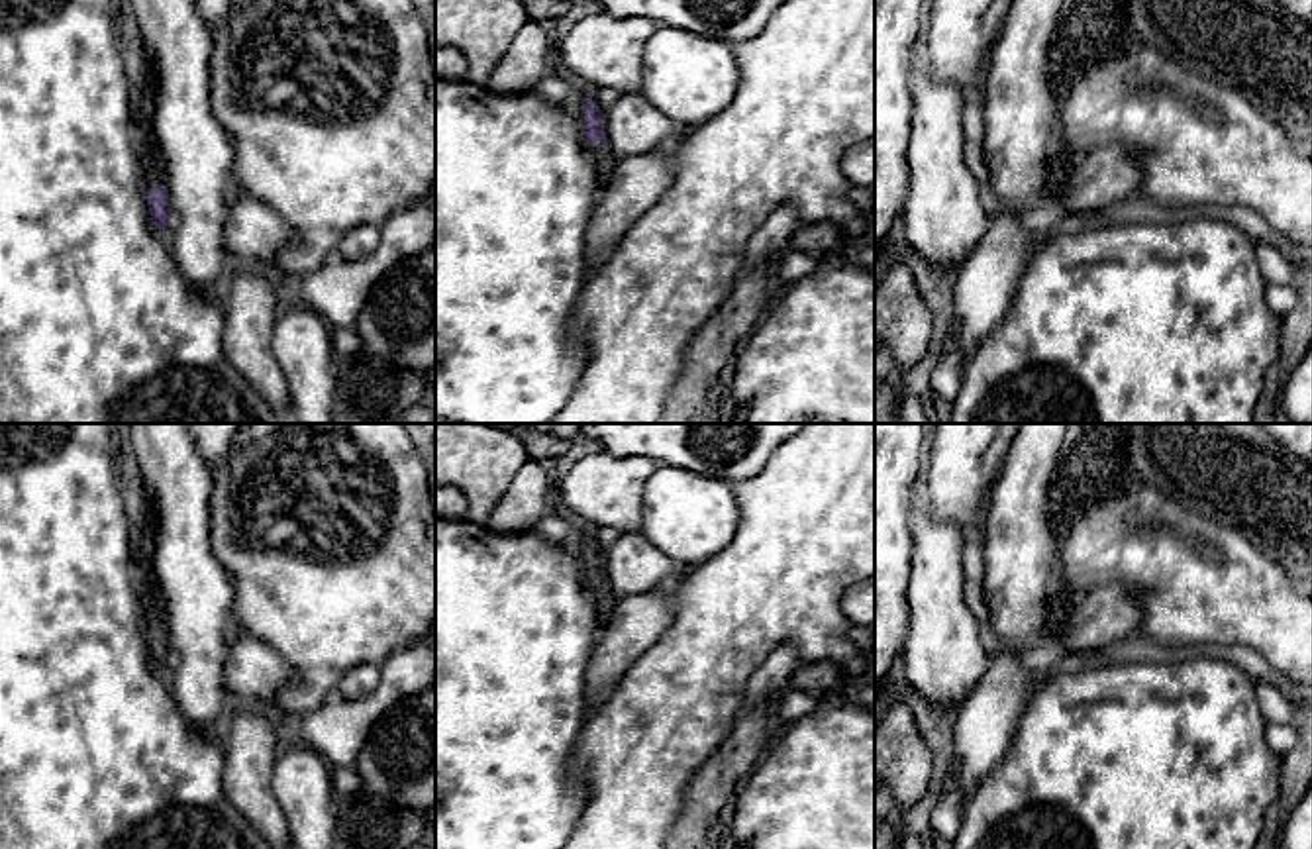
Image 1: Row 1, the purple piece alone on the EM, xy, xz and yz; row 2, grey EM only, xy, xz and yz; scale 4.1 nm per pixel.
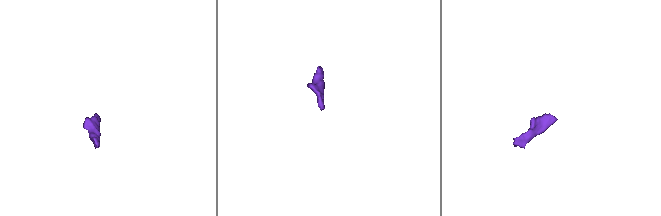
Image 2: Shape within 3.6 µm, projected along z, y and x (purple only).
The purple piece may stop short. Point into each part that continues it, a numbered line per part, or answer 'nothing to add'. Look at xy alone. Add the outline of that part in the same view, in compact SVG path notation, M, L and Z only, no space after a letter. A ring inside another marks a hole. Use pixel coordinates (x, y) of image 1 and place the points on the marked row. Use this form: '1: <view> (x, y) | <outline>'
1: xy (153, 171) | M149 143L145 145L145 157L147 157L147 161L145 161L145 186L147 188L165 186L161 161L157 159L157 155Z

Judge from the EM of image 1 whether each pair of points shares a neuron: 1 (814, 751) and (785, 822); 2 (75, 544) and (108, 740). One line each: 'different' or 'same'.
1: same
2: same

